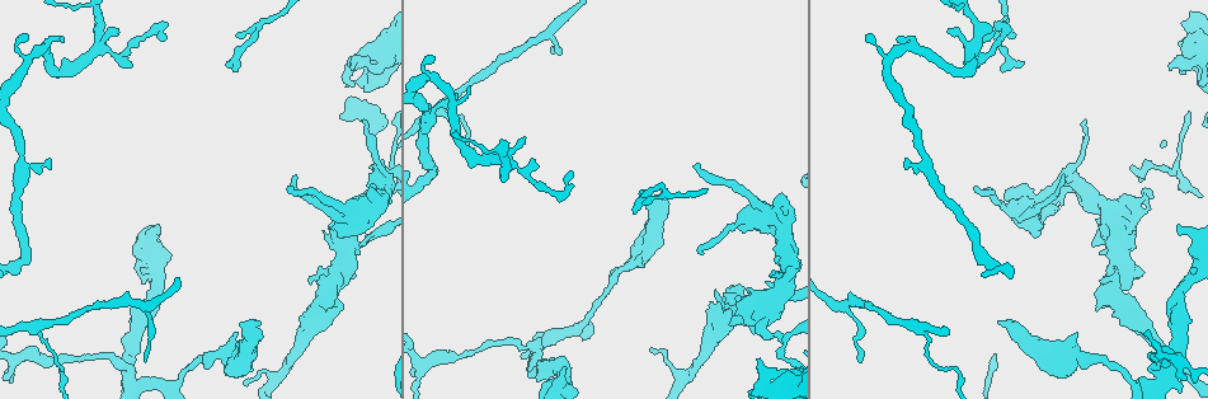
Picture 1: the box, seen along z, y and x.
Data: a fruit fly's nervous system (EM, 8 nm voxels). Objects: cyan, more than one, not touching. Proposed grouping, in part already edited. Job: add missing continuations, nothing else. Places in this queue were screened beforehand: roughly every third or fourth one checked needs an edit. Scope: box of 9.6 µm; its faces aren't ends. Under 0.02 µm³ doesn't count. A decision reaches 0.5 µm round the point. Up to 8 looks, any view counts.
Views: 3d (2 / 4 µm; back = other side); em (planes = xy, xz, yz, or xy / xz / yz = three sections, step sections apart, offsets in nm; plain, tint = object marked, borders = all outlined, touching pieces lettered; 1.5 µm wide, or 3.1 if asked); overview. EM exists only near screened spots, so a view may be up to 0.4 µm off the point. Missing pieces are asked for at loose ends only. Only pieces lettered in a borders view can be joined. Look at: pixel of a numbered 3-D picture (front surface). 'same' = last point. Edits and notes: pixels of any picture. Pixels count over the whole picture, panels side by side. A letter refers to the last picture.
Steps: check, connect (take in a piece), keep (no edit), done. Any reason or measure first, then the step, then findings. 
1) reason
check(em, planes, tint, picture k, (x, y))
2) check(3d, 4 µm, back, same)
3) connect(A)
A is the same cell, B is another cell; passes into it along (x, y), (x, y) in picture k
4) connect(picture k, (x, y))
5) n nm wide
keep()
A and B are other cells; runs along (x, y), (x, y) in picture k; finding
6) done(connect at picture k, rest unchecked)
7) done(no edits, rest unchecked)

free end
check(em, planes, borders, picture 1, (1169, 70))

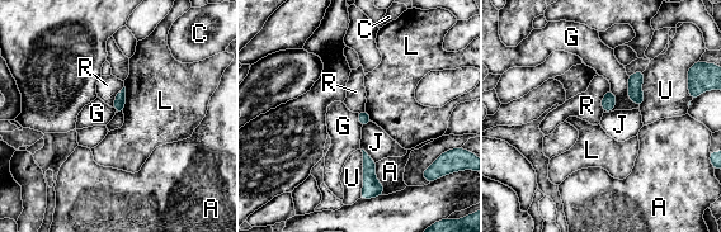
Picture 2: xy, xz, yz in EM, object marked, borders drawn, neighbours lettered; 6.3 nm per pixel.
keep()
A, C, G, J, L, R and U are other cells; border along (362, 148), (375, 162) in picture 2; no lettered piece goes on from it

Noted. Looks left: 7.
tapers out
check(em, yz, step 4, borders, picture 1, (1081, 122))

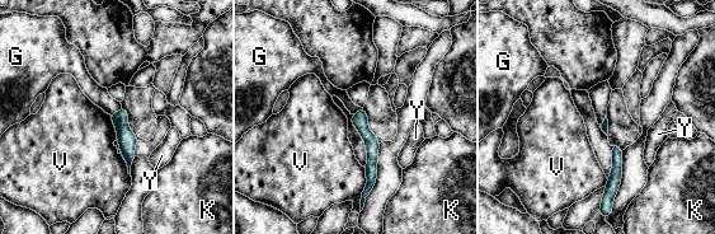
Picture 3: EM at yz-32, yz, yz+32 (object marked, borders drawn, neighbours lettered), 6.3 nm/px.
keep()
G, K, V and Y are other cells; none of them fits

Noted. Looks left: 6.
an open end
check(3d, 4 µm, back, picture 1, (470, 89))

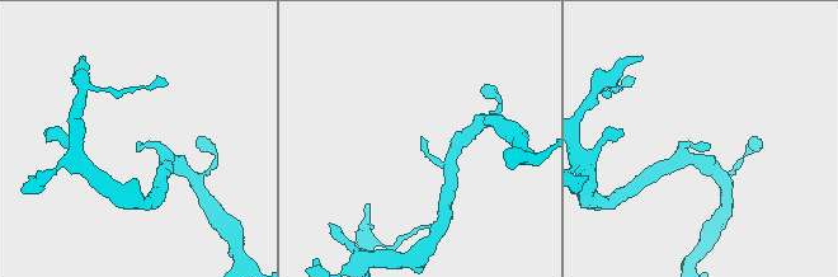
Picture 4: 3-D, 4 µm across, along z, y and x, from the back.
check(em, planes, borders, picture 4, (138, 148))

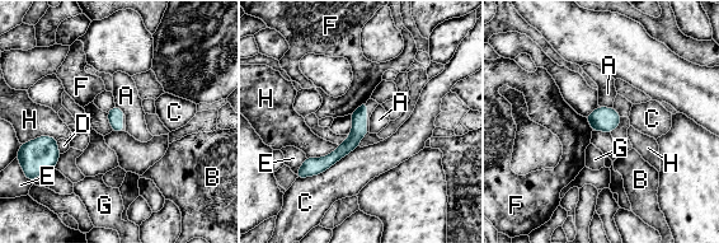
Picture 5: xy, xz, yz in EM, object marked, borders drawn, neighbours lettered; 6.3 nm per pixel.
keep()
A, B, C, D, E, F, G and H are other cells; border along (600, 106), (612, 108) in picture 5; no lettered piece goes on from it

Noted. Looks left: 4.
done(no edits, rest unchecked)

